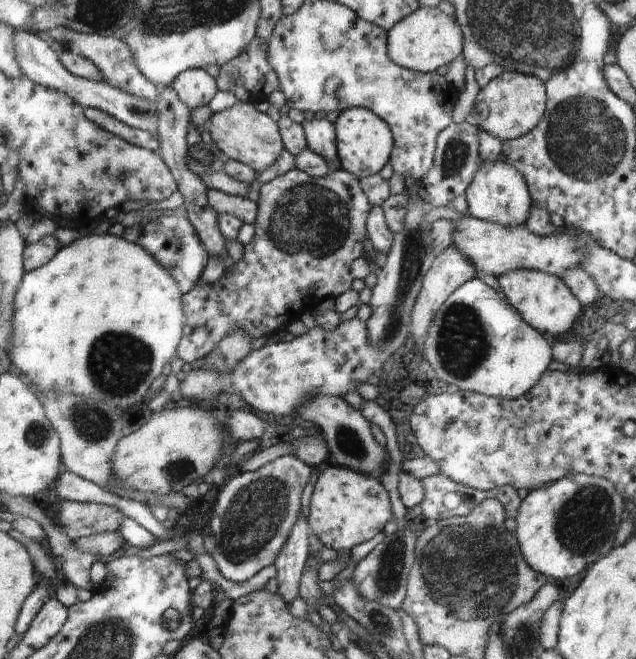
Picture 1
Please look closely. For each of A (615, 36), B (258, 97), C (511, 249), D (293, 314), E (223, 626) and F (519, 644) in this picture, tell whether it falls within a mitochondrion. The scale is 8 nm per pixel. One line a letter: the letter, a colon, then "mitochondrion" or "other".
A: other
B: other
C: other
D: other
E: other
F: mitochondrion

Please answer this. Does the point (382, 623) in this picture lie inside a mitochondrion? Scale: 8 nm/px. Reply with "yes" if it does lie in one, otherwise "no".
yes

